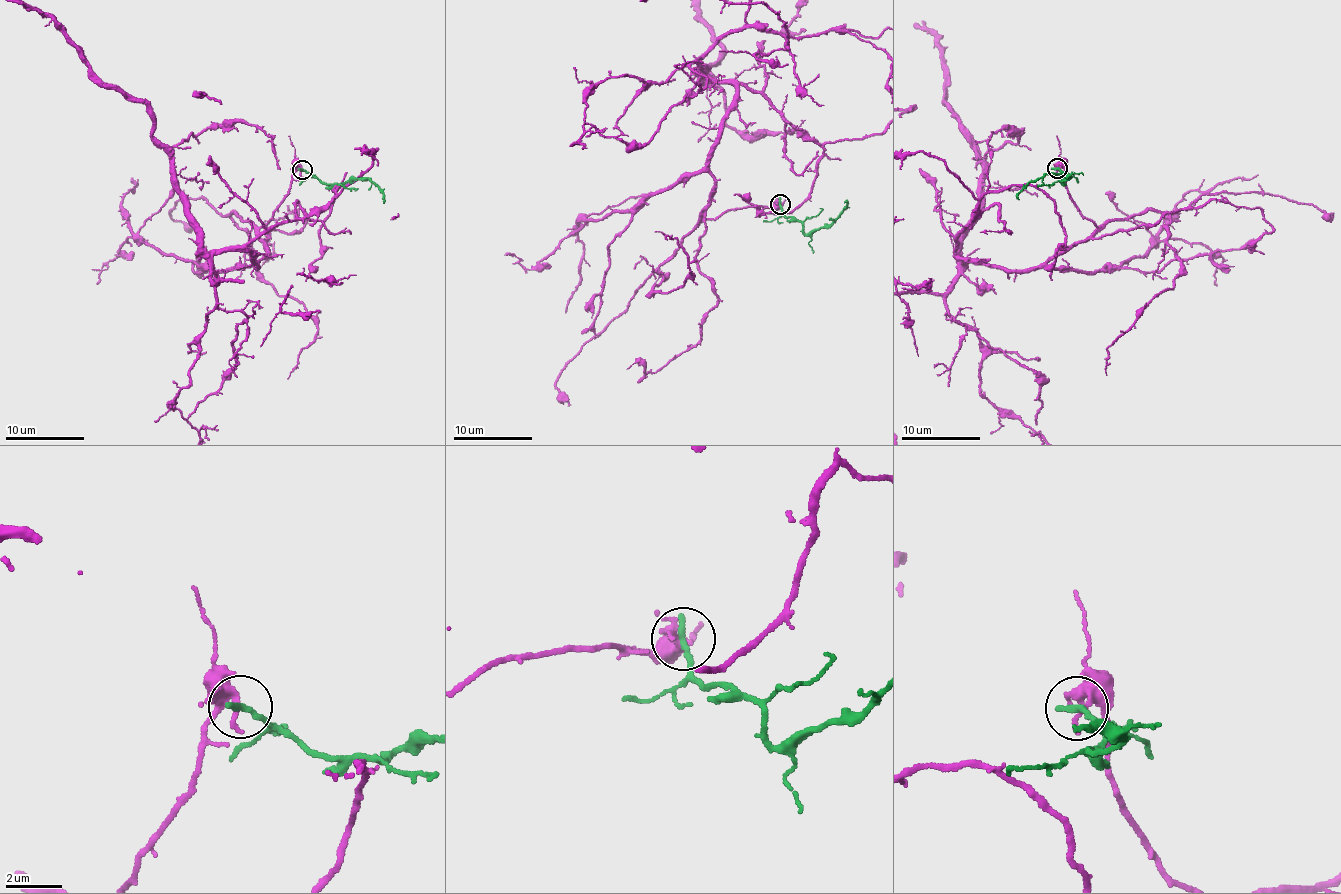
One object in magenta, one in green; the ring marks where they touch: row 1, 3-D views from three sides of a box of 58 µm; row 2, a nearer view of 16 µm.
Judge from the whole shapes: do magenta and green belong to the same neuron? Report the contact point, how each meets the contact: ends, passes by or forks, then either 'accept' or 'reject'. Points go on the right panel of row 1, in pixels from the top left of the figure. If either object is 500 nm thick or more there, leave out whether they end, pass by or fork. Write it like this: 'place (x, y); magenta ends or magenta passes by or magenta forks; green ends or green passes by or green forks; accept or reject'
place (1057, 168); magenta ends; green ends; reject

